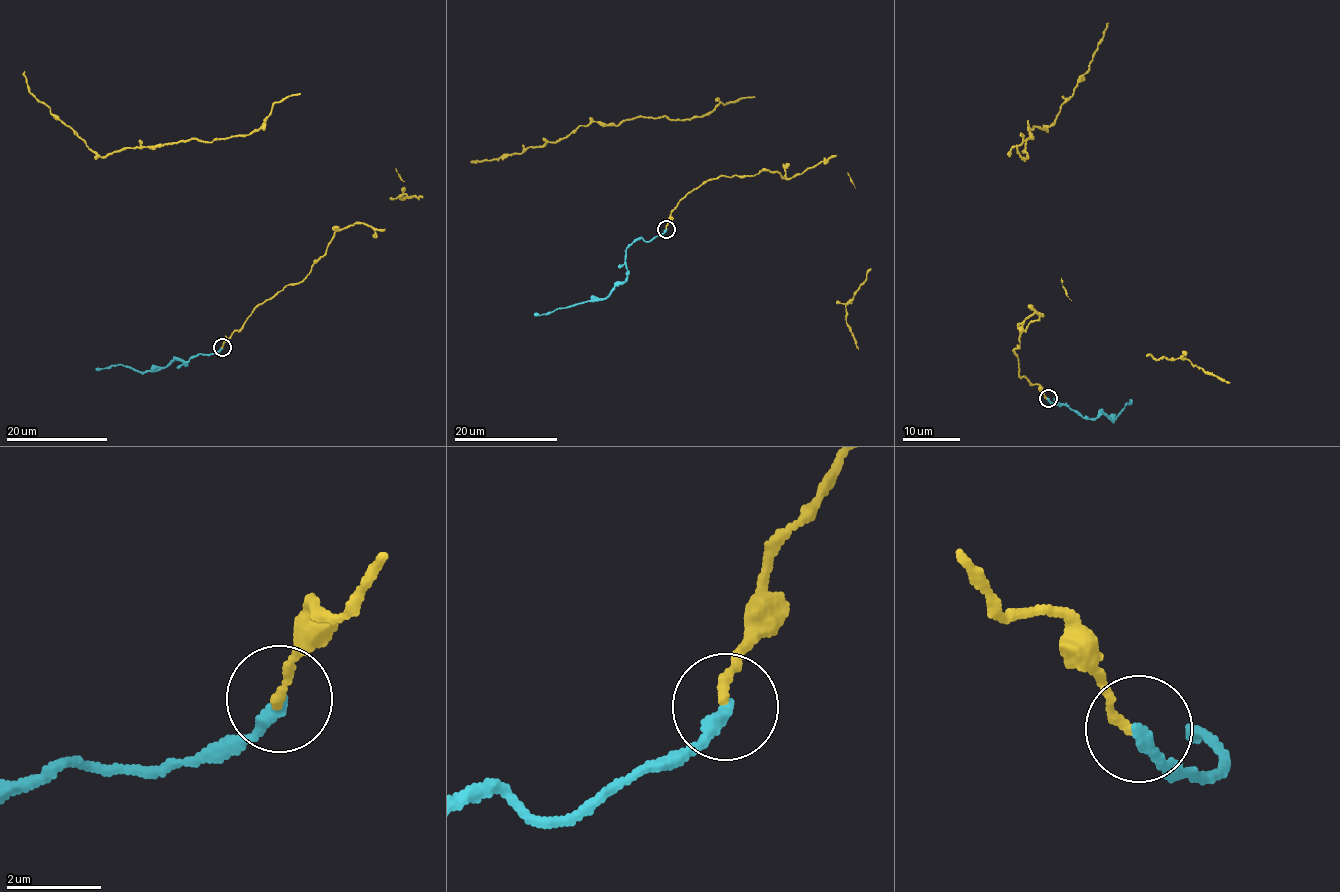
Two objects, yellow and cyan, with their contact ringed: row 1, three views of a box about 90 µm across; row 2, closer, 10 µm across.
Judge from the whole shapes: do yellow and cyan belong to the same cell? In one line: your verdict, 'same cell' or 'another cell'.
same cell

